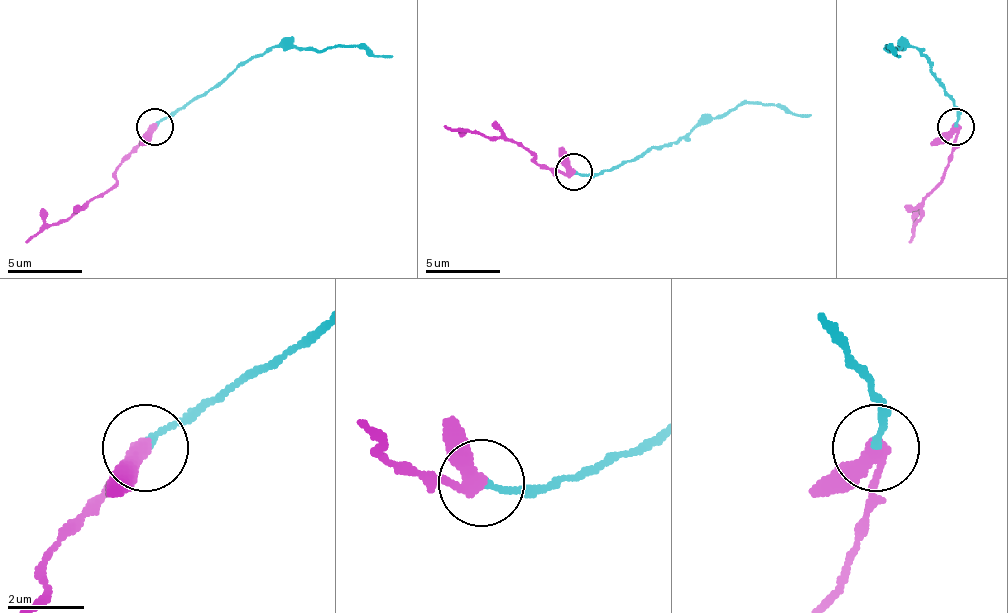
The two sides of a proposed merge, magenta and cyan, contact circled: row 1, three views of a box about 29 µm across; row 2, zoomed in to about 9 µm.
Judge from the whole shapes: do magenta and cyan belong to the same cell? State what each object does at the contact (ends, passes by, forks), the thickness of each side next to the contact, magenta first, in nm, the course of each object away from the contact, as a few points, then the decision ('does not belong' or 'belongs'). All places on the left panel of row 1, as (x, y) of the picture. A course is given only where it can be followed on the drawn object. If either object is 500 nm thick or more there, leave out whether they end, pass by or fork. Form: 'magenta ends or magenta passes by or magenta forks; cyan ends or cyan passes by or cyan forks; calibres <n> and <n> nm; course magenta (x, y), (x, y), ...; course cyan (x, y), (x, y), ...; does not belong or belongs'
magenta passes by; cyan ends; calibres 340 and 160 nm; course magenta (154, 127), (124, 161), (102, 194), (24, 242); course cyan (154, 124), (183, 109), (276, 46), (321, 49), (365, 46), (376, 57), (391, 57); does not belong

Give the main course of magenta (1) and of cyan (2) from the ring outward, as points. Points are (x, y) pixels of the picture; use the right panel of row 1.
1: (954, 127), (951, 161), (928, 194), (910, 242)
2: (954, 124), (958, 109), (914, 46), (888, 49), (888, 46), (899, 57)

